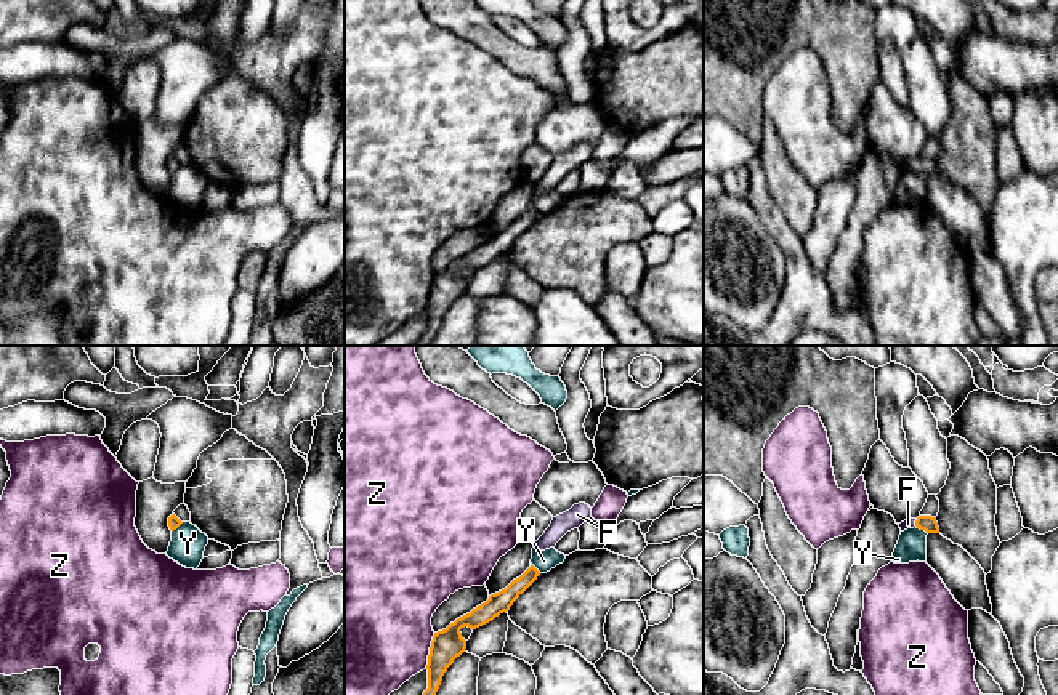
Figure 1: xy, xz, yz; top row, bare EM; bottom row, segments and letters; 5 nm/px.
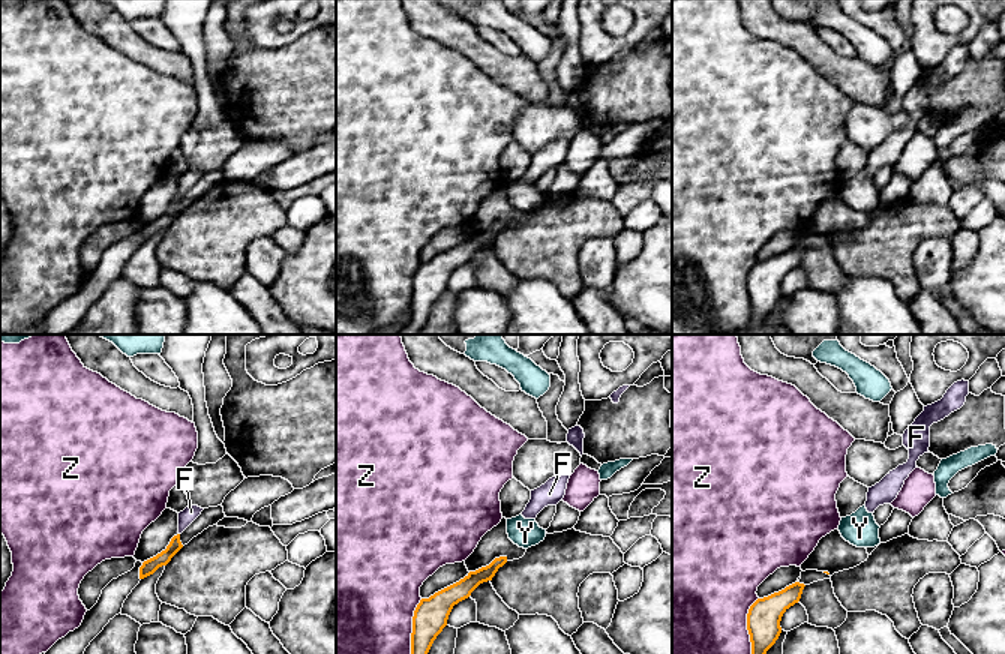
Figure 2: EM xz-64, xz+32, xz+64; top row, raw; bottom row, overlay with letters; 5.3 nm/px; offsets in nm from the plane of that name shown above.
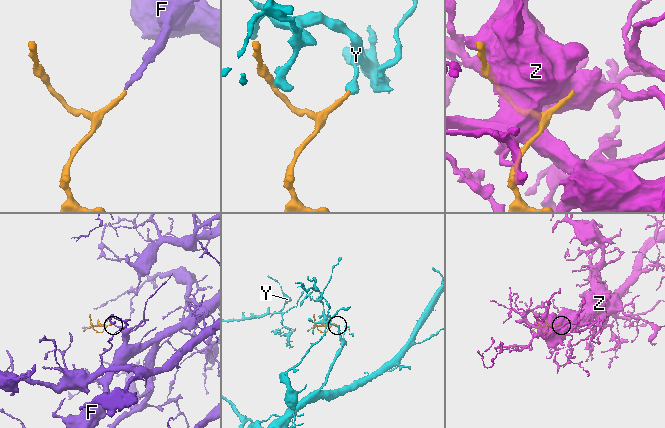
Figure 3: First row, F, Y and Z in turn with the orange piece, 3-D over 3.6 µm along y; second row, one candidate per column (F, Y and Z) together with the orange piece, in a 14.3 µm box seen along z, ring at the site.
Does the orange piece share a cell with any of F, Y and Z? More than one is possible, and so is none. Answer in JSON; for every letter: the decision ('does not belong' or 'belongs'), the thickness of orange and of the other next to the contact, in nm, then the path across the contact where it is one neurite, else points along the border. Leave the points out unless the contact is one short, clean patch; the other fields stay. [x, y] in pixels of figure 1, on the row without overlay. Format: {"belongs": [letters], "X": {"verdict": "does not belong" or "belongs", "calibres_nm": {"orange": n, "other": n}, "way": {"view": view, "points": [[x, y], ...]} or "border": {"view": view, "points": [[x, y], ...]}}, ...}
{"belongs": ["F"], "F": {"verdict": "belongs", "calibres_nm": {"orange": 80, "other": 50}, "way": {"view": "yz", "points": [[924, 164], [916, 164], [908, 165]]}}, "Y": {"verdict": "does not belong", "calibres_nm": {"orange": 80, "other": 150}, "border": {"view": "yz", "points": [[916, 167], [927, 175]]}}, "Z": {"verdict": "does not belong", "calibres_nm": {"orange": 160, "other": 480}}}

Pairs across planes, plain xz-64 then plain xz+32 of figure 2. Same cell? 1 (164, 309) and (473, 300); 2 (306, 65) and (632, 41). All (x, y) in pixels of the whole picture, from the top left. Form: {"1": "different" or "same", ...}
{"1": "same", "2": "different"}

